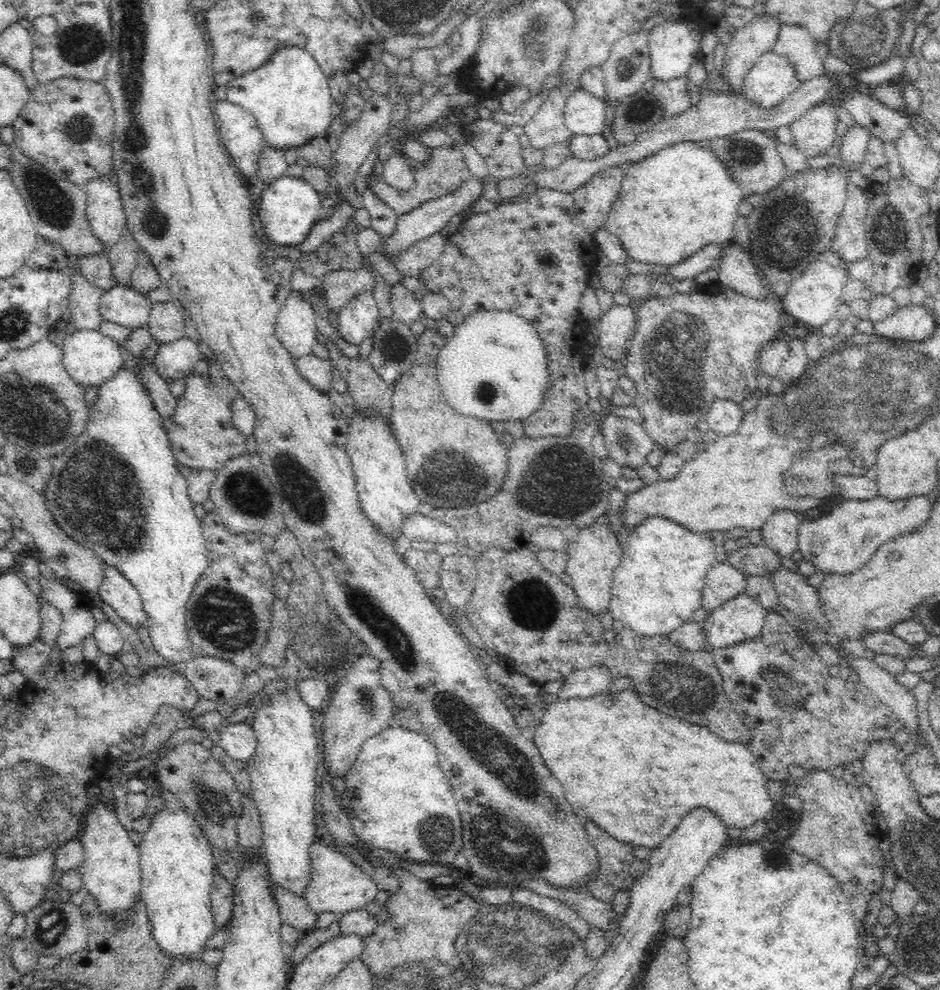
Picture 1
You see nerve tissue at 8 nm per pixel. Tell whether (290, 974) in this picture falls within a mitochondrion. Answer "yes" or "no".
no

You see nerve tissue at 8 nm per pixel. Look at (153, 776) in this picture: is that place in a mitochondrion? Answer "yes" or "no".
no

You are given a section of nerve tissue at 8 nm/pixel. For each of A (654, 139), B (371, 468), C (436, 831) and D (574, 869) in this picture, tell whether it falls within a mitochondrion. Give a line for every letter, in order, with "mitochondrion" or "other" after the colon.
A: other
B: other
C: mitochondrion
D: other

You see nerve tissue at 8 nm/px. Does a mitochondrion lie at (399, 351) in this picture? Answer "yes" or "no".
no

